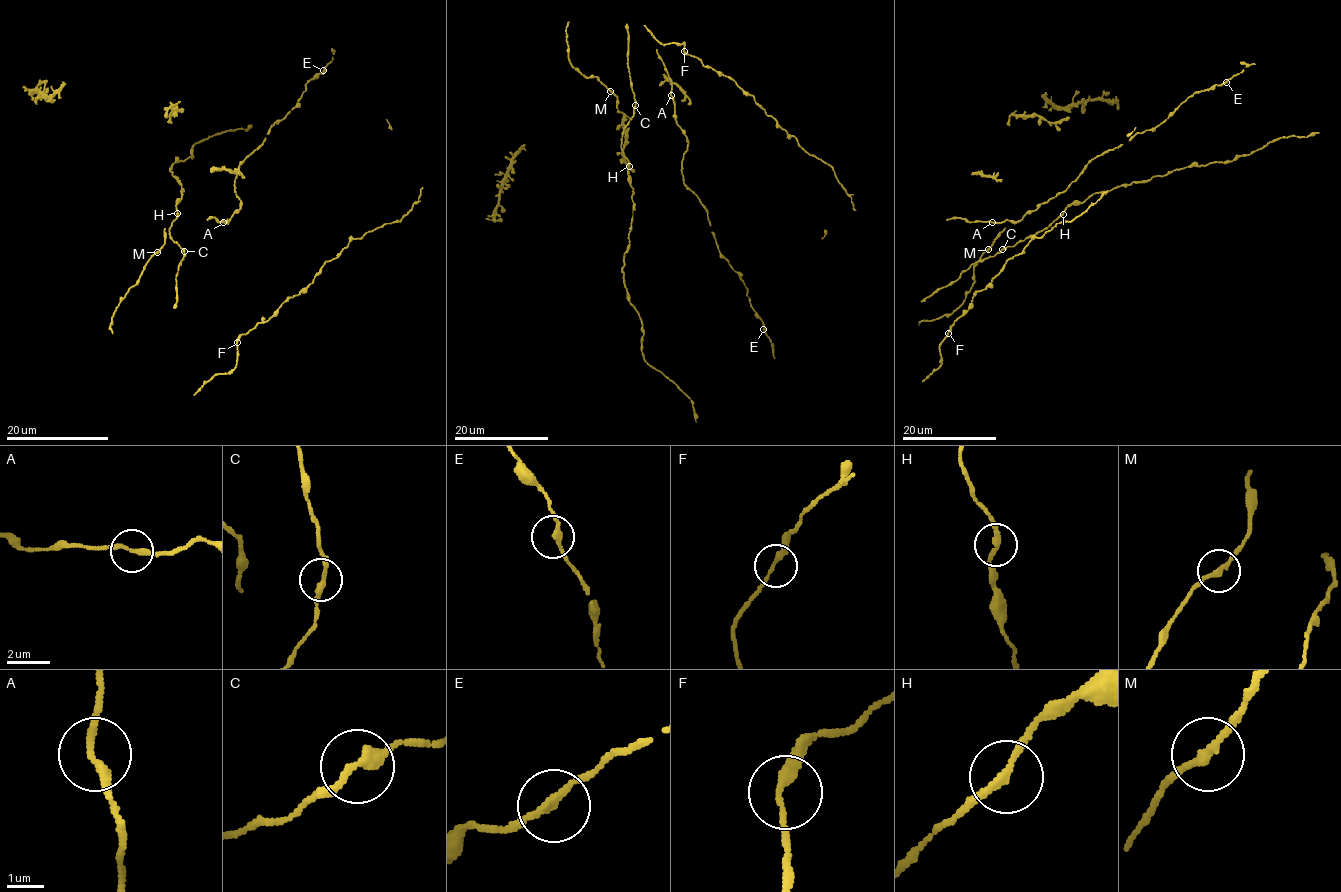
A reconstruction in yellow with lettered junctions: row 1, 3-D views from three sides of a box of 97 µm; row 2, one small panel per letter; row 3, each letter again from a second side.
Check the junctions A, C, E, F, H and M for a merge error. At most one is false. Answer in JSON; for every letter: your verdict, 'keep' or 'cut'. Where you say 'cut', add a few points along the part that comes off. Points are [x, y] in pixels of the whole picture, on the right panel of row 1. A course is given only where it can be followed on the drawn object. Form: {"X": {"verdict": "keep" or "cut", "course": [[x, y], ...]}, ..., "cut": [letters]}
{"A": {"verdict": "keep"}, "C": {"verdict": "keep"}, "E": {"verdict": "keep"}, "F": {"verdict": "keep"}, "H": {"verdict": "keep"}, "M": {"verdict": "keep"}, "cut": []}

